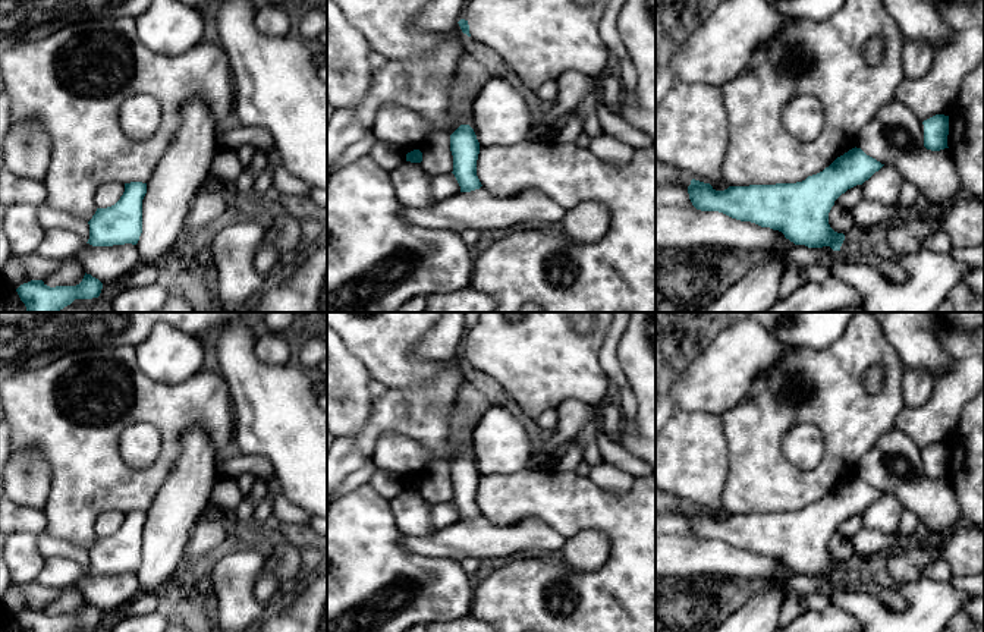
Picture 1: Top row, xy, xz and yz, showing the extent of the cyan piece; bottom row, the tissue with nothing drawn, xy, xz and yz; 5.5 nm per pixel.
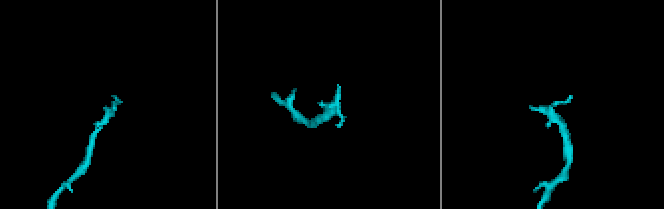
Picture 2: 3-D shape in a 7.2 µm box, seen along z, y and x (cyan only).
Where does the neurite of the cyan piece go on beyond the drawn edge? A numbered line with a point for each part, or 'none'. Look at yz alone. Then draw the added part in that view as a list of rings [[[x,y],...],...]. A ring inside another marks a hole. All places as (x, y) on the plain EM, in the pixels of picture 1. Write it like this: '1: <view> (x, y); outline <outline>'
1: yz (666, 502); outline [[[670,494],[656,496],[656,512],[673,510],[676,515],[683,515],[688,518],[691,509],[692,506],[682,503]]]

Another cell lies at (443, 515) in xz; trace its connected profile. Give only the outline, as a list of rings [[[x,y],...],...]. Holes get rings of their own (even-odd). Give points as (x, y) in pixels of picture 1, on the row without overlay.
[[[453,501],[433,504],[431,525],[436,531],[447,528],[458,521],[460,521],[460,515]]]

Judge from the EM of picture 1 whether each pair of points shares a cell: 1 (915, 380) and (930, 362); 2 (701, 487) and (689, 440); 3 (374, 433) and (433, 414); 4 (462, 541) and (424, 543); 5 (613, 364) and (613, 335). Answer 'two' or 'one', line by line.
1: two
2: one
3: one
4: one
5: one

